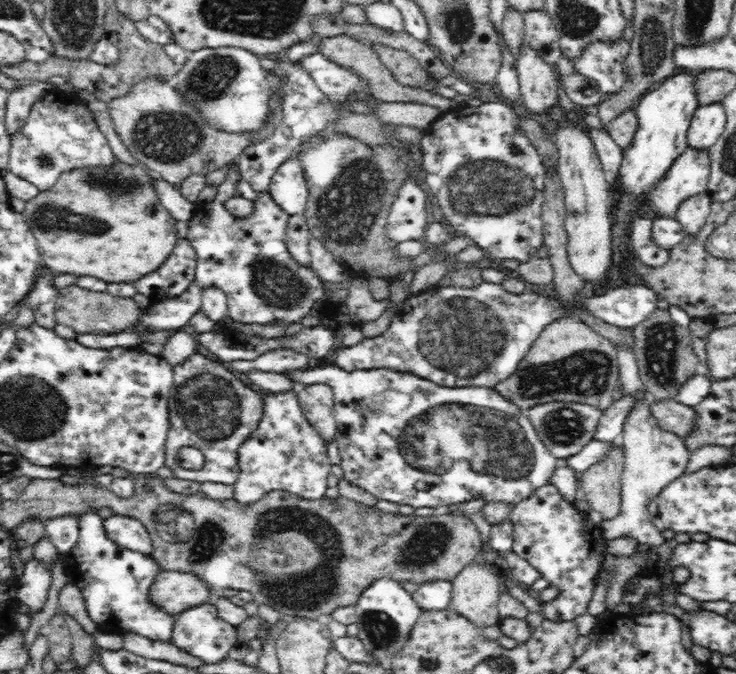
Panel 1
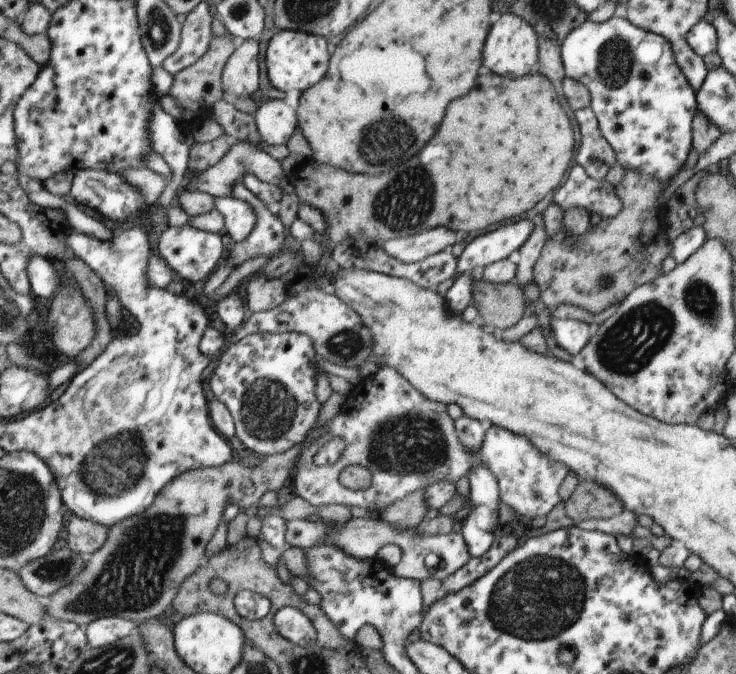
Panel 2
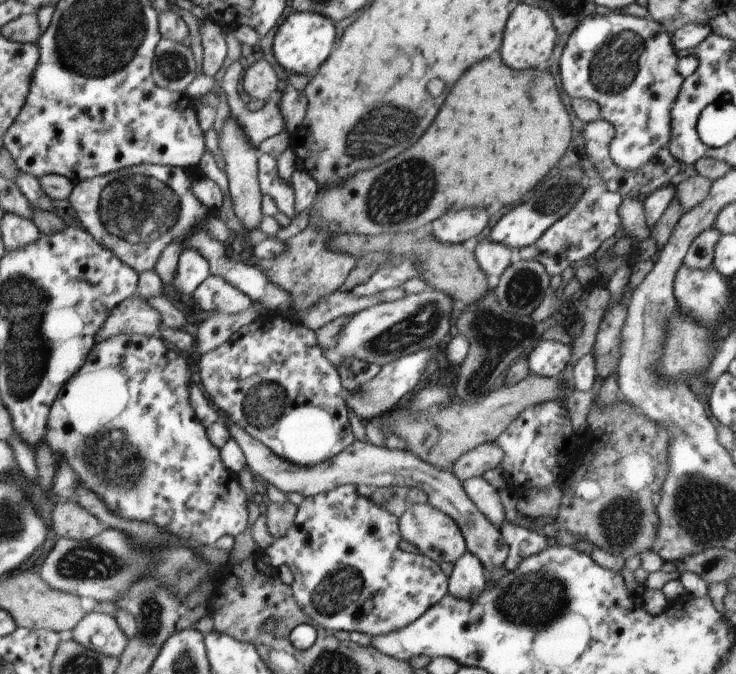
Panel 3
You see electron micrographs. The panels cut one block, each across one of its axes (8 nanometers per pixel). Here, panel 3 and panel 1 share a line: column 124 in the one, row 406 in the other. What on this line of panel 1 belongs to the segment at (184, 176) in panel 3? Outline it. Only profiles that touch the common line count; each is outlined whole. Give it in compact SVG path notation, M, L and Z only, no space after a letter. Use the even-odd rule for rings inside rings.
M196 352L186 362L173 366L173 389L169 408L171 427L165 444L165 466L172 470L173 477L198 483L234 485L240 474L238 449L252 436L264 414L264 394L242 383L219 360L212 361ZM183 446L194 447L203 452L205 461L200 470L188 471L178 466L176 455Z

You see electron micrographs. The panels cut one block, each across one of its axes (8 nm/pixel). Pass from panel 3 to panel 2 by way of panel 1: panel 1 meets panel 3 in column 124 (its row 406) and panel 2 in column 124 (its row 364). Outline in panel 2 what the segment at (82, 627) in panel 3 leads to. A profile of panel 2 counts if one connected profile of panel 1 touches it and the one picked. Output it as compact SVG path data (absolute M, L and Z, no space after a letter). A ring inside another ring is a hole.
M122 617L98 619L87 626L90 647L110 647L111 644L132 634L137 623Z

